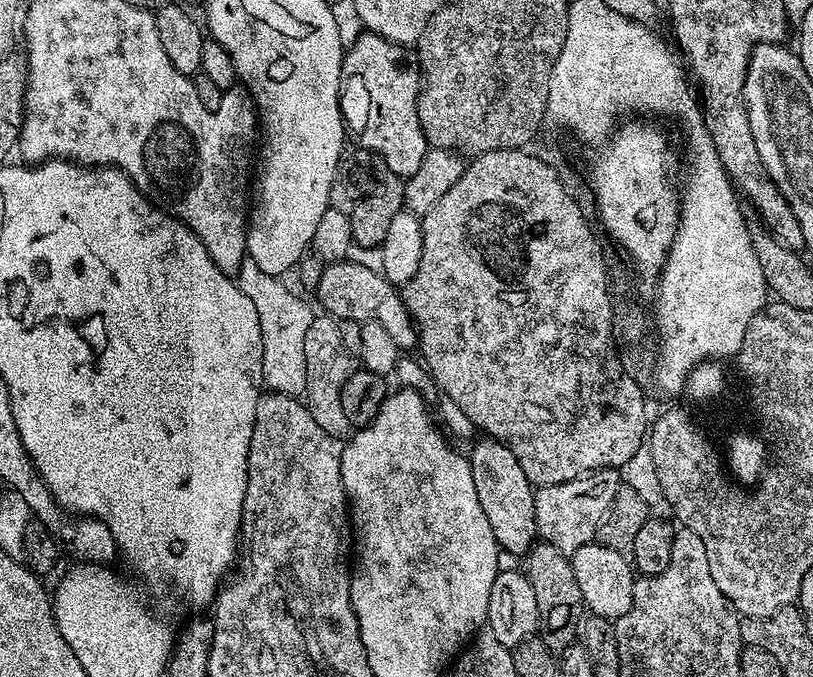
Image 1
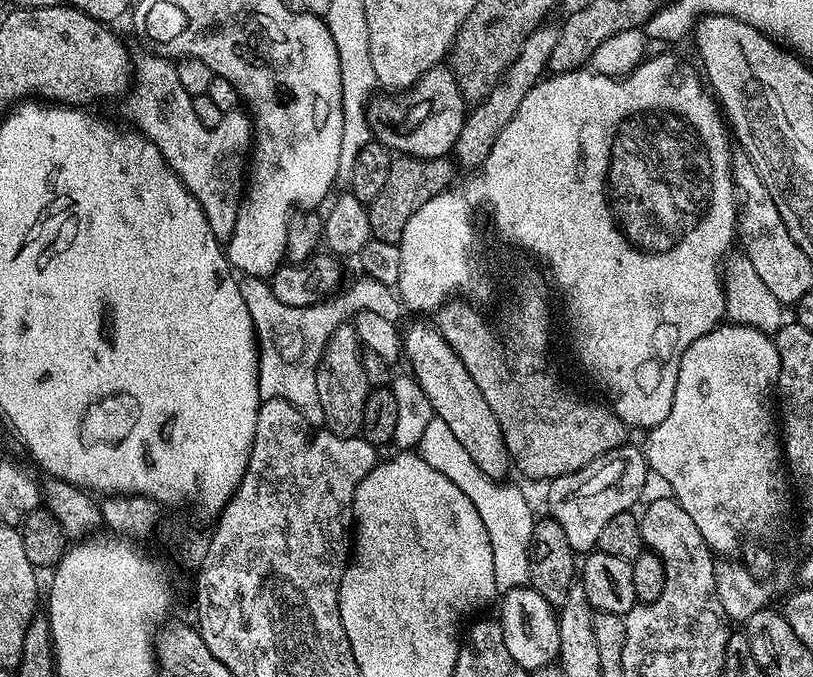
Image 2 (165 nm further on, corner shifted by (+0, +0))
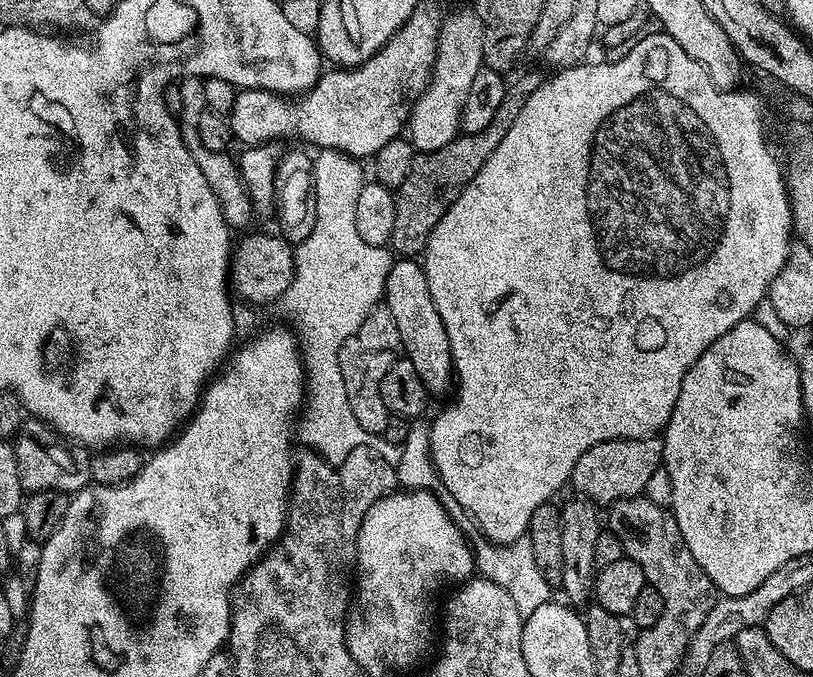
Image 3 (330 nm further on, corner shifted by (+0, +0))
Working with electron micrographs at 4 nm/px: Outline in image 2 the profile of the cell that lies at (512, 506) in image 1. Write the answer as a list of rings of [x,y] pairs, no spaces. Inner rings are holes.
[[[435,323],[412,324],[402,332],[402,356],[412,363],[412,372],[416,375],[416,384],[435,416],[442,418],[446,426],[458,437],[458,442],[466,446],[470,458],[474,458],[478,470],[482,470],[491,480],[500,482],[510,472],[508,448],[502,438],[502,430],[498,426],[498,418],[494,418],[494,410],[490,410],[486,398],[482,398],[482,390],[470,378],[470,370],[462,366],[462,358],[454,354],[450,342],[442,338]]]

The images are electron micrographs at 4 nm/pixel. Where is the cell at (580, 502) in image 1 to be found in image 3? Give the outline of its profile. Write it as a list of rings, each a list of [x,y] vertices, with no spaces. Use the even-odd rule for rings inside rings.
[[[659,435],[643,436],[637,440],[602,442],[578,458],[570,484],[580,491],[577,493],[581,497],[591,500],[593,504],[610,506],[616,500],[641,495],[654,472],[662,467],[663,459],[664,441]]]

